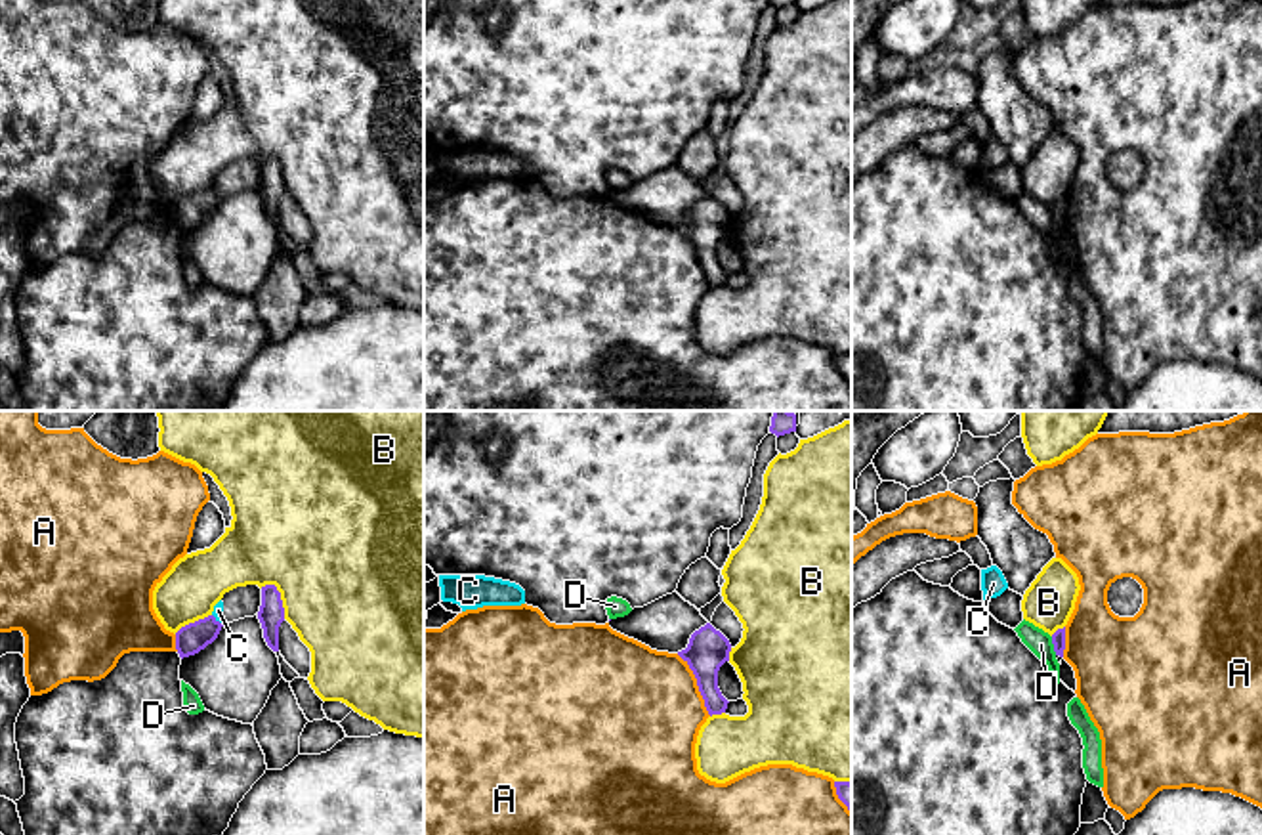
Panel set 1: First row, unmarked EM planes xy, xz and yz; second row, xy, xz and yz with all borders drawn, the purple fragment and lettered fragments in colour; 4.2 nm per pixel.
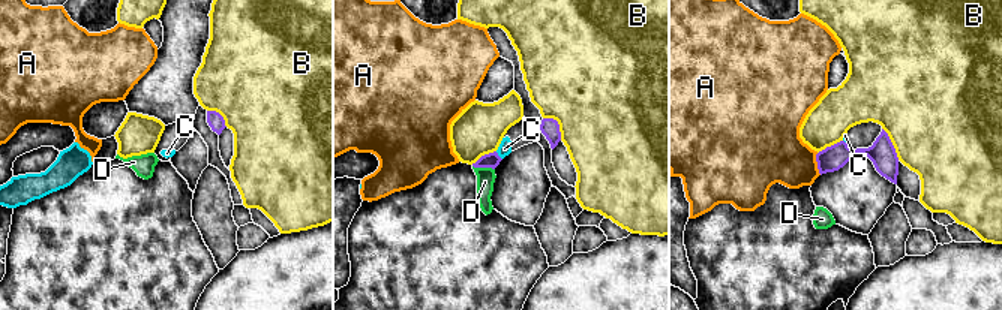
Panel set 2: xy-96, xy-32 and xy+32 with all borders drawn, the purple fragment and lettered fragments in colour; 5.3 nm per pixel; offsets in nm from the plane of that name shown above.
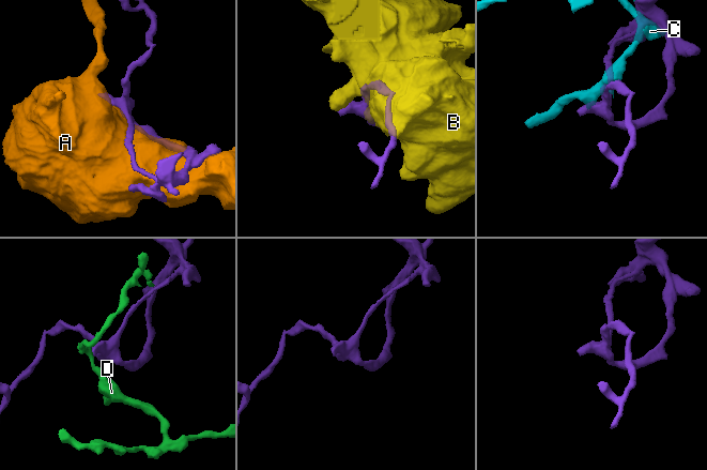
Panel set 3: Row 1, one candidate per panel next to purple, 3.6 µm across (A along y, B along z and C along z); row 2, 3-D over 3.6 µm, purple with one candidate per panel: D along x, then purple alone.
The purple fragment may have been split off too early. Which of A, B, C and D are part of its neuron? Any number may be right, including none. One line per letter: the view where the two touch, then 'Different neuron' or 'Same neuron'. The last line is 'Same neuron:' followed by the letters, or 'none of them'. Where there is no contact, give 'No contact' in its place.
A: Touches purple in xz. Different neuron
B: Touches purple in xy. Different neuron
C: Touches purple in xy. Different neuron
D: Touches purple in yz. Different neuron
Same neuron: none of them

